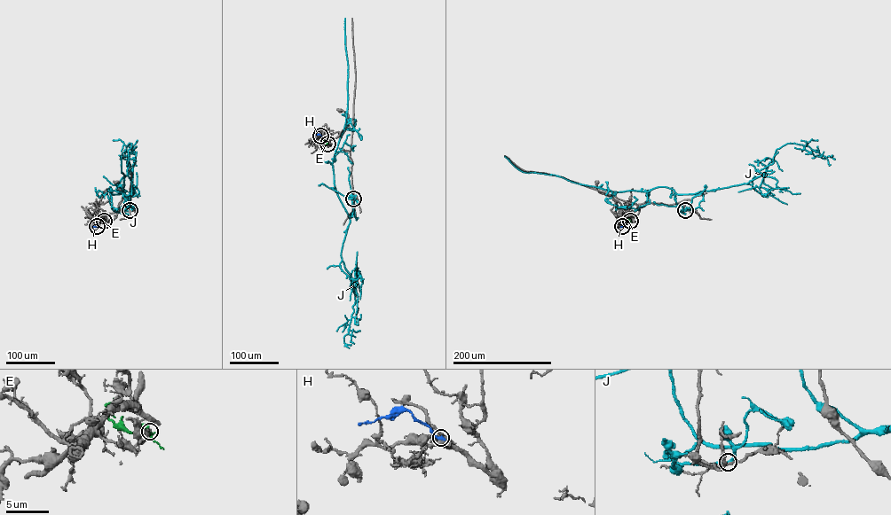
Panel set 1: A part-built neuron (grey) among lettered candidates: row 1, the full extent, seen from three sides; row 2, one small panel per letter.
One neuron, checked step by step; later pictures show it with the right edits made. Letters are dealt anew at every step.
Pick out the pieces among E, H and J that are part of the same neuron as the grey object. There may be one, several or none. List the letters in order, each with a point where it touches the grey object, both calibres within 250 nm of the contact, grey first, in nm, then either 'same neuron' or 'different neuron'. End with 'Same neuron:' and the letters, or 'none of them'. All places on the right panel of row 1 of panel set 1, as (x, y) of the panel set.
E: contact (630, 221); calibres 130 and 600 nm; different neuron
H: contact (622, 226); calibres 700 and 280 nm; different neuron
J: contact (685, 210); calibres 200 and 240 nm; different neuron
Same neuron: none of them

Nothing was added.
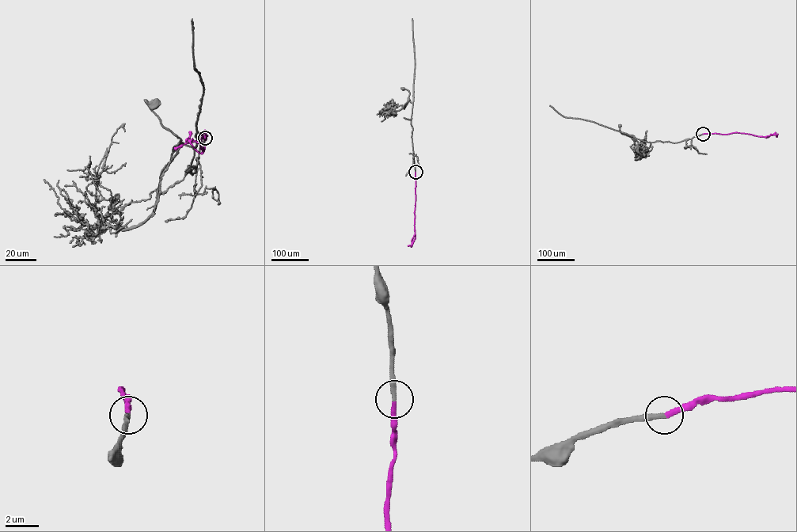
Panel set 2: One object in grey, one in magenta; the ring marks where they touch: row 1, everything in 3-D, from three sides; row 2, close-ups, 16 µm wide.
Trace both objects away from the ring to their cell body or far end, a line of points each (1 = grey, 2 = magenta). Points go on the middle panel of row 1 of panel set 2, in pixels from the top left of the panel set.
1: (415, 172), (411, 123), (412, 103), (409, 98), (404, 107), (409, 93), (403, 89)
2: (415, 172), (415, 238), (412, 245), (407, 245)

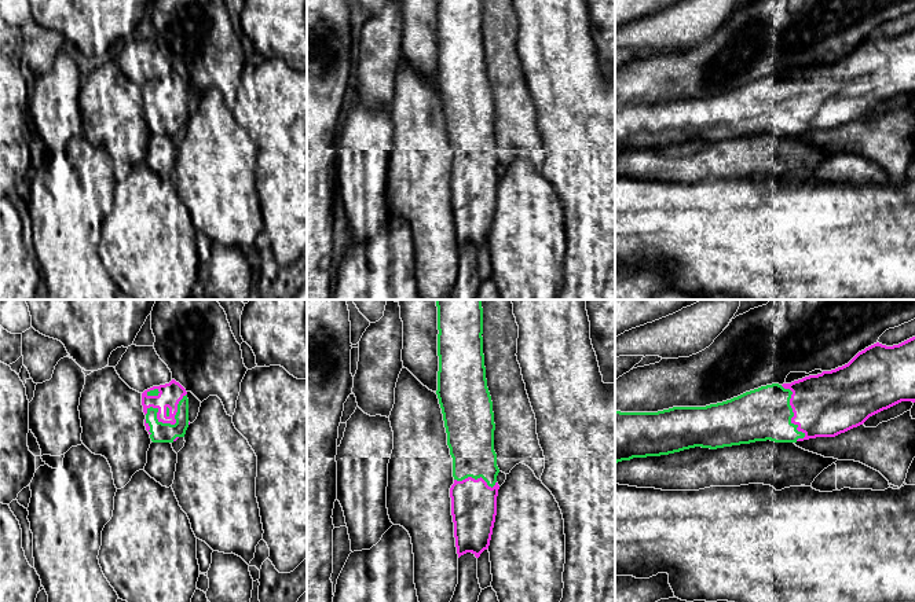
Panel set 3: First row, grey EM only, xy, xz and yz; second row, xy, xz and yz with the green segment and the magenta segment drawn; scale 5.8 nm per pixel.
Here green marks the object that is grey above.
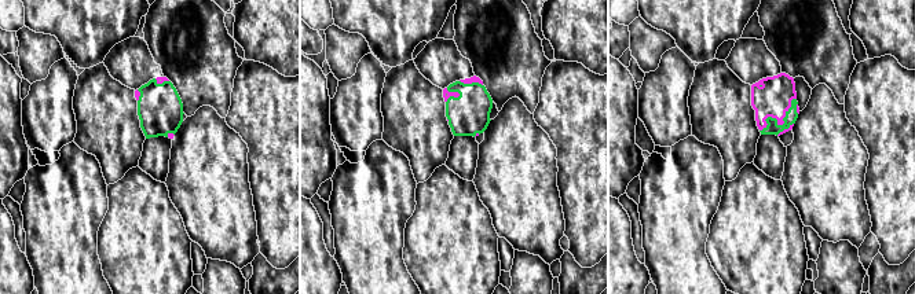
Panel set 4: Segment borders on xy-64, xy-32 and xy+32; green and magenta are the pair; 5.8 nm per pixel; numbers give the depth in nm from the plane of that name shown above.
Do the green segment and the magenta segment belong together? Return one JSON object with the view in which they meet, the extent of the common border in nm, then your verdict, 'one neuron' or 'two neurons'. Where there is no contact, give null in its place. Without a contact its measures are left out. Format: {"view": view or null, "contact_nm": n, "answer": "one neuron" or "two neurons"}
{"view": "xy", "contact_nm": 280, "answer": "one neuron"}

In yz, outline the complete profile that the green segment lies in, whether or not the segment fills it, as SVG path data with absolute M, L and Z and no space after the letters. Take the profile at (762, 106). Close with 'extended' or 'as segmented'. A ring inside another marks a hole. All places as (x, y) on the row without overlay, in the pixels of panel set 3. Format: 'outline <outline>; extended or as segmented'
outline M915 29L893 38L879 34L848 56L791 76L772 76L706 99L673 99L658 104L615 103L615 155L684 142L724 140L755 133L797 135L835 129L901 93L915 95Z; extended

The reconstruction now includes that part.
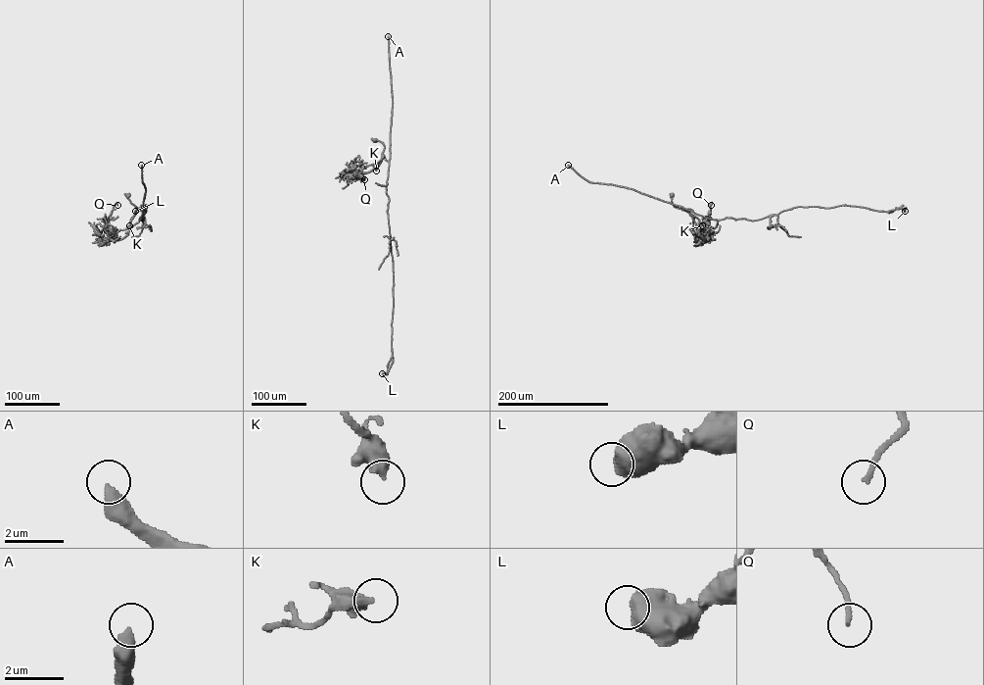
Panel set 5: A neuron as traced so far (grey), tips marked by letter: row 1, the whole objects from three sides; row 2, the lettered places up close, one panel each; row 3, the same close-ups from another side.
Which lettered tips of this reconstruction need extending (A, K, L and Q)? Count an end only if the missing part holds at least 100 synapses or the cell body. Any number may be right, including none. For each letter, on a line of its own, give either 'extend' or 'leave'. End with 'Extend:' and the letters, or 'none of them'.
A: extend
K: leave
L: leave
Q: leave
Extend: A

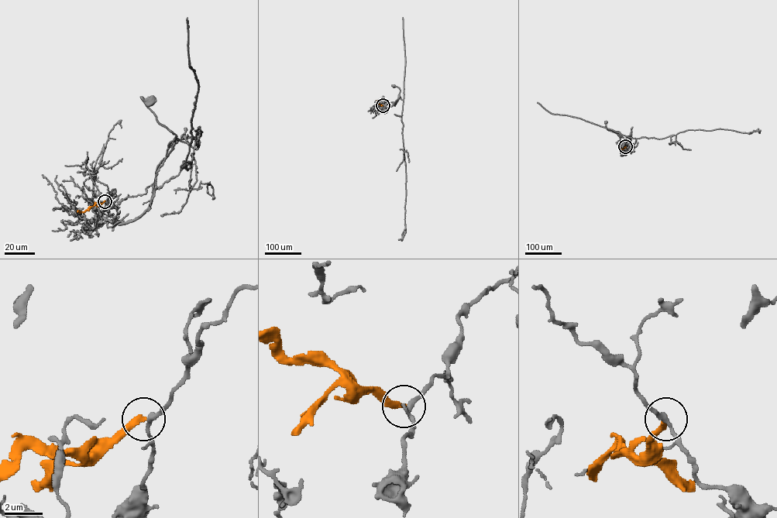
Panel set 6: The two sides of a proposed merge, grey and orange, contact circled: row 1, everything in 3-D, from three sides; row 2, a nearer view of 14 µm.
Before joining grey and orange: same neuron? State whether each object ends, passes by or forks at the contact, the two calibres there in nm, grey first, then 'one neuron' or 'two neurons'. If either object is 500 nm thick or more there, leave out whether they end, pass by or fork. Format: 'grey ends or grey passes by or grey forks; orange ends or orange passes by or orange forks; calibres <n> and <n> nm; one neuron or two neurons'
grey passes by; orange ends; calibres 220 and 320 nm; two neurons

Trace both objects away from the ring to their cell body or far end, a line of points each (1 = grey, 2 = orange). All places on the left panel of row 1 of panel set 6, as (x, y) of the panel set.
1: (105, 200), (98, 217), (117, 222), (133, 221), (148, 207), (156, 176), (176, 137), (158, 121), (149, 103)
2: (104, 200), (95, 203), (84, 212), (77, 211)

